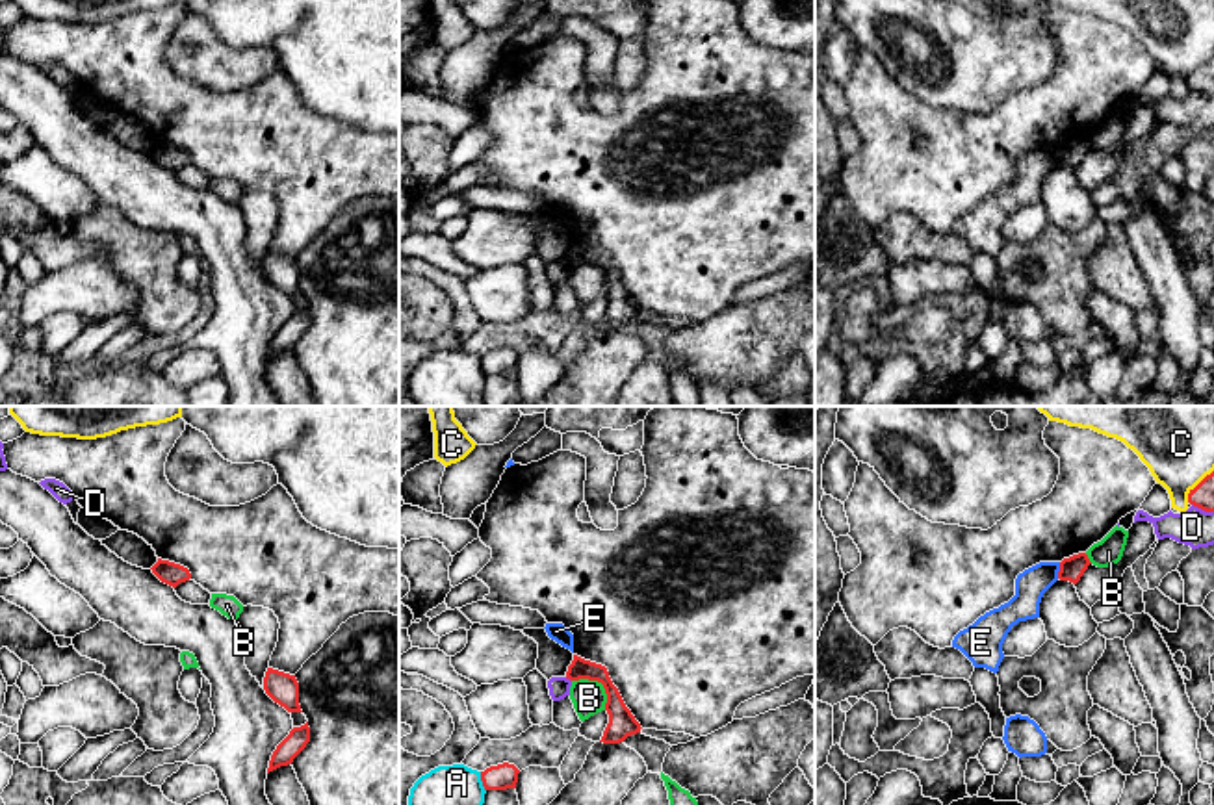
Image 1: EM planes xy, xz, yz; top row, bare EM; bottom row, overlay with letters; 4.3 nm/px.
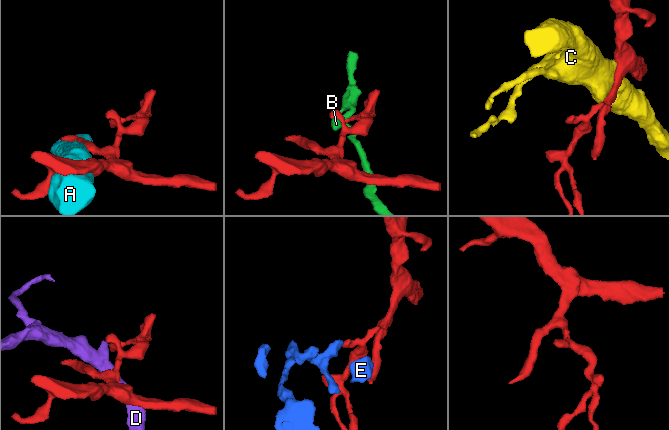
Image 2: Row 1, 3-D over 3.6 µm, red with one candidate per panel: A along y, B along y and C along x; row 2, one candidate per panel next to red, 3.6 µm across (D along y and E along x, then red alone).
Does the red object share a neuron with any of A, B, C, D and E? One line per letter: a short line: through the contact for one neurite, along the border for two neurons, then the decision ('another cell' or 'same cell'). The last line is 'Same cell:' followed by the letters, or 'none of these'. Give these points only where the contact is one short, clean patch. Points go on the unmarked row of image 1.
A: another cell
B: another cell
C: another cell
D: line xz (565, 262), (570, 266); another cell
E: line yz (1060, 147), (1057, 162); another cell
Same cell: none of these

